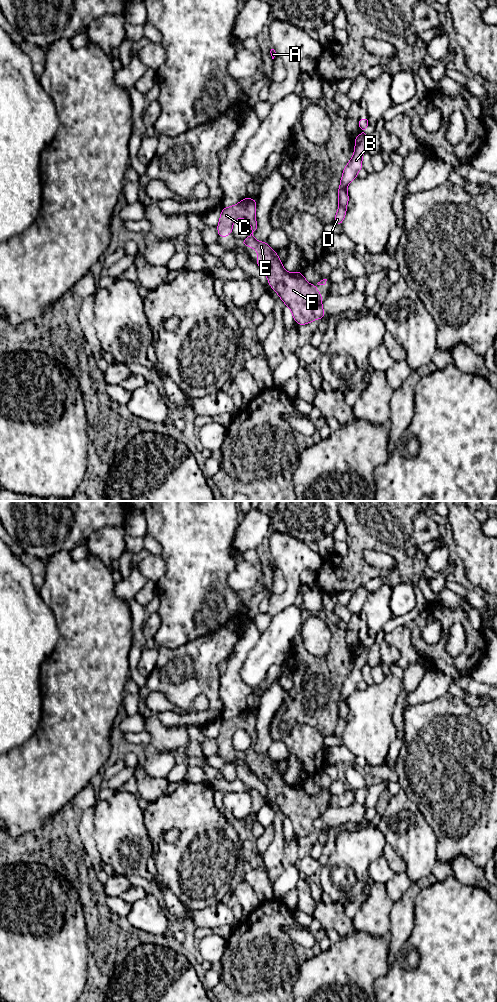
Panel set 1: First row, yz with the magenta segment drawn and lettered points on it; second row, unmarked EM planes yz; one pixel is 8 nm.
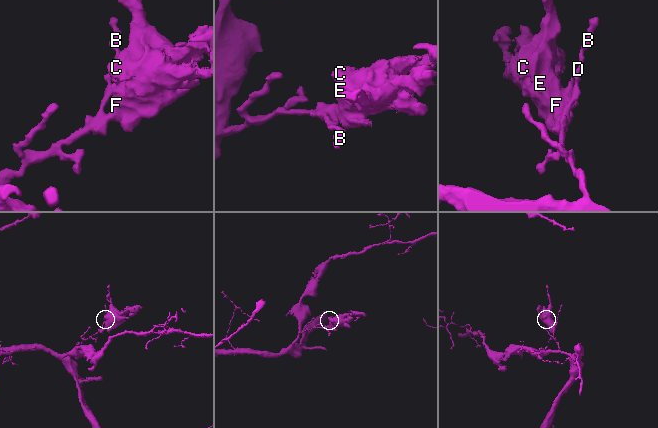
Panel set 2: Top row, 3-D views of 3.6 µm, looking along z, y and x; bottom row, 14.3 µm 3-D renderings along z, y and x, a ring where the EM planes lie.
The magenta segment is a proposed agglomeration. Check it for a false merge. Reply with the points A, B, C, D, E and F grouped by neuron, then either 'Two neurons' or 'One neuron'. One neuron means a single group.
Groups: A C E F / B D. Two neurons

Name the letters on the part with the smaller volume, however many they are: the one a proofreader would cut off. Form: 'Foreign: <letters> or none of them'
Foreign: A, C, E, F

